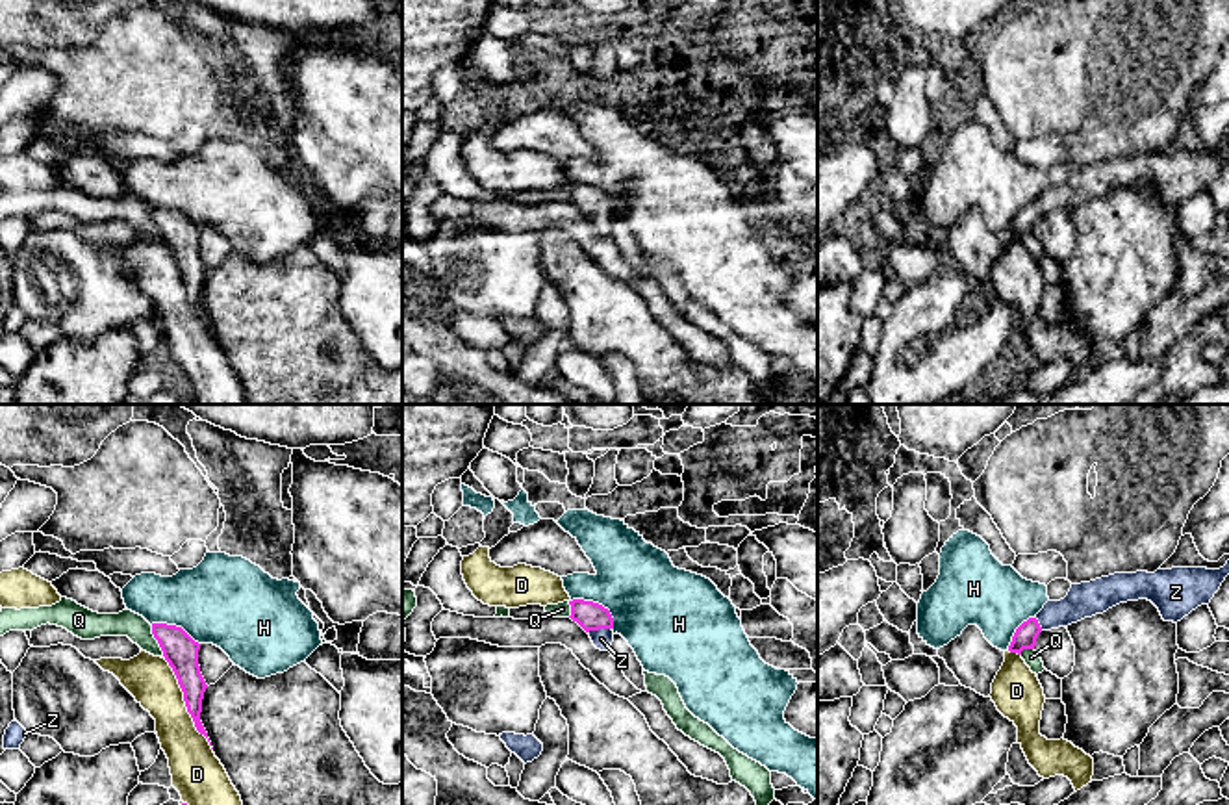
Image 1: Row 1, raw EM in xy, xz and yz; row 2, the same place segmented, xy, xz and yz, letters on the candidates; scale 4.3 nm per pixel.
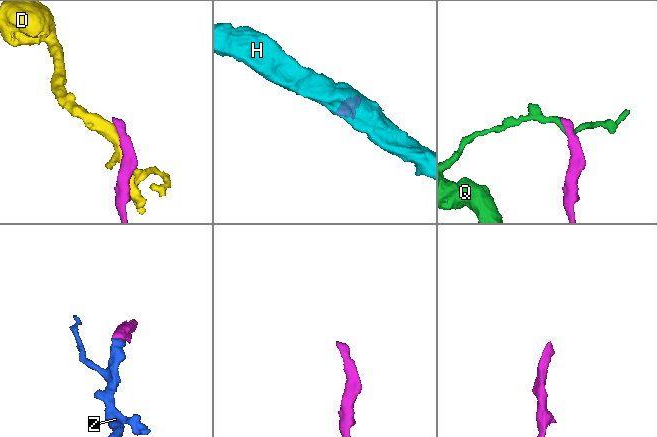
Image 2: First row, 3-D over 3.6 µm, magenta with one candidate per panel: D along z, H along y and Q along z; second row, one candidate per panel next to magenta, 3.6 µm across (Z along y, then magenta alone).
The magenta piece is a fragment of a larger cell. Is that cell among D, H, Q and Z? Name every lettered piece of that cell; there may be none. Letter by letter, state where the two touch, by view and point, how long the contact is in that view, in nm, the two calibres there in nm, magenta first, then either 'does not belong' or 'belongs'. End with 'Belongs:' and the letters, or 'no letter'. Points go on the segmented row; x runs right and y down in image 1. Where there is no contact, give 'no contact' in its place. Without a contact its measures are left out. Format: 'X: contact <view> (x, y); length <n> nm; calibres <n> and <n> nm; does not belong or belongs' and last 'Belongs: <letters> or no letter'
D: contact xy (186, 705); length 460 nm; calibres 150 and 200 nm; does not belong
H: contact xz (597, 603); length 220 nm; calibres 130 and 380 nm; does not belong
Q: contact xy (158, 642); length 160 nm; calibres 150 and 110 nm; does not belong
Z: contact xz (599, 627); length 110 nm; calibres 130 and 90 nm; belongs
Belongs: Z

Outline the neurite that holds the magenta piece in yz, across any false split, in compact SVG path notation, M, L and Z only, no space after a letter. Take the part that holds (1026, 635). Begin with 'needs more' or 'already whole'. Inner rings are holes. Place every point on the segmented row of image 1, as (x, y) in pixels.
needs more | M1229 560L1220 569L1172 568L1155 573L1114 573L1071 584L1064 599L1047 601L1034 618L1016 629L1008 651L1021 655L1023 649L1034 649L1042 631L1068 627L1120 603L1138 599L1151 601L1164 621L1177 623L1197 607L1209 605L1227 575Z

